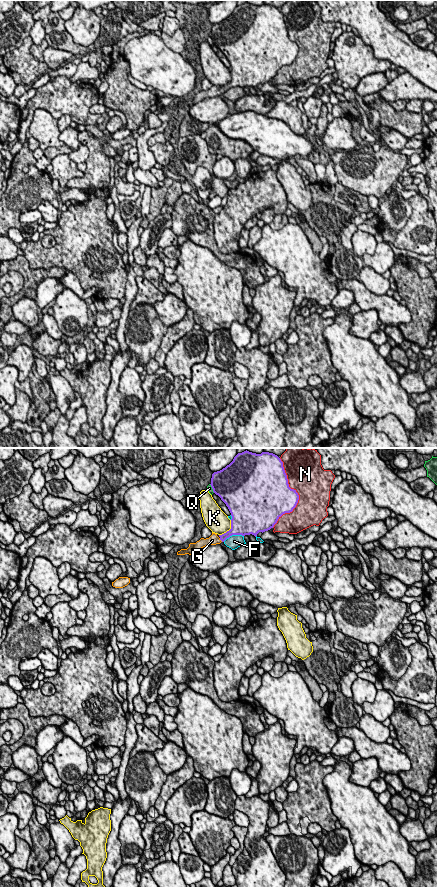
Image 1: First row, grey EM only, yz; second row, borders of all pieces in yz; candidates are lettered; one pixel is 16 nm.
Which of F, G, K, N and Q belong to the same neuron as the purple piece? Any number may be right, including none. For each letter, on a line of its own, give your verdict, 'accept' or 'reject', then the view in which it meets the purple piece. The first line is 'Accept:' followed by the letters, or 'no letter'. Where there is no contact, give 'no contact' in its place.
Accept: G
F: reject; meets purple in yz
G: accept; meets purple in yz
K: reject; meets purple in yz
N: reject; meets purple in yz
Q: reject; meets purple in yz

